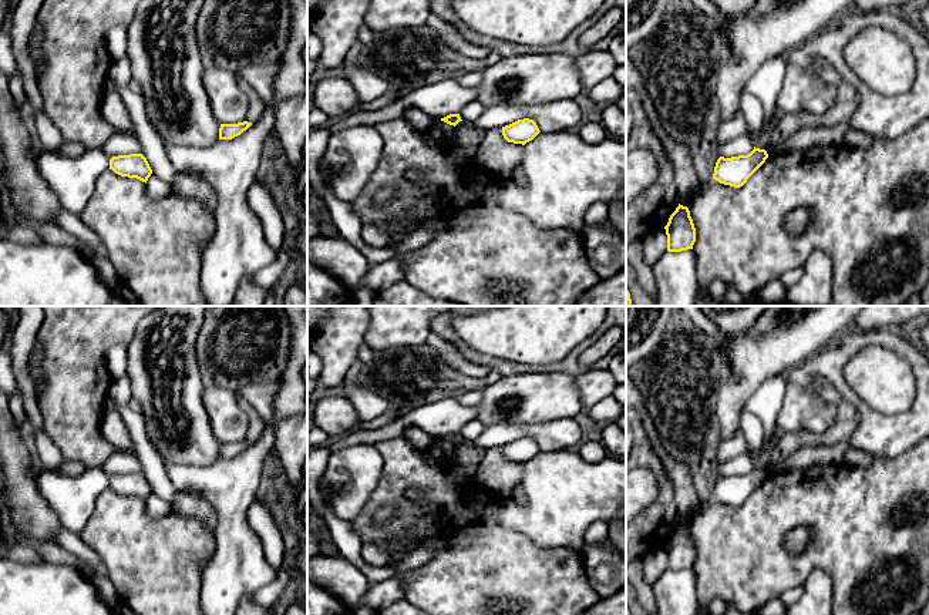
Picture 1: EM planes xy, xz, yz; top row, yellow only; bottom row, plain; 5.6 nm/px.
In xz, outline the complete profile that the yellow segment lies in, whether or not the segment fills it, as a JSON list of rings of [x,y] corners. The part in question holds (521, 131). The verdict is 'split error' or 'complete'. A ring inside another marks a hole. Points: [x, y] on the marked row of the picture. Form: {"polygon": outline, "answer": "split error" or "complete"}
{"polygon": [[[524,118],[509,125],[502,127],[502,135],[508,142],[522,144],[532,141],[538,134],[539,128],[533,120]]], "answer": "complete"}

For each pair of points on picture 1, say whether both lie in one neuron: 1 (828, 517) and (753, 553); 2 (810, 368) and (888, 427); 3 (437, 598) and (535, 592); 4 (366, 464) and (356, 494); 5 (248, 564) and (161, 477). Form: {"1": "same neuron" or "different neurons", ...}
{"1": "same neuron", "2": "same neuron", "3": "same neuron", "4": "same neuron", "5": "different neurons"}

